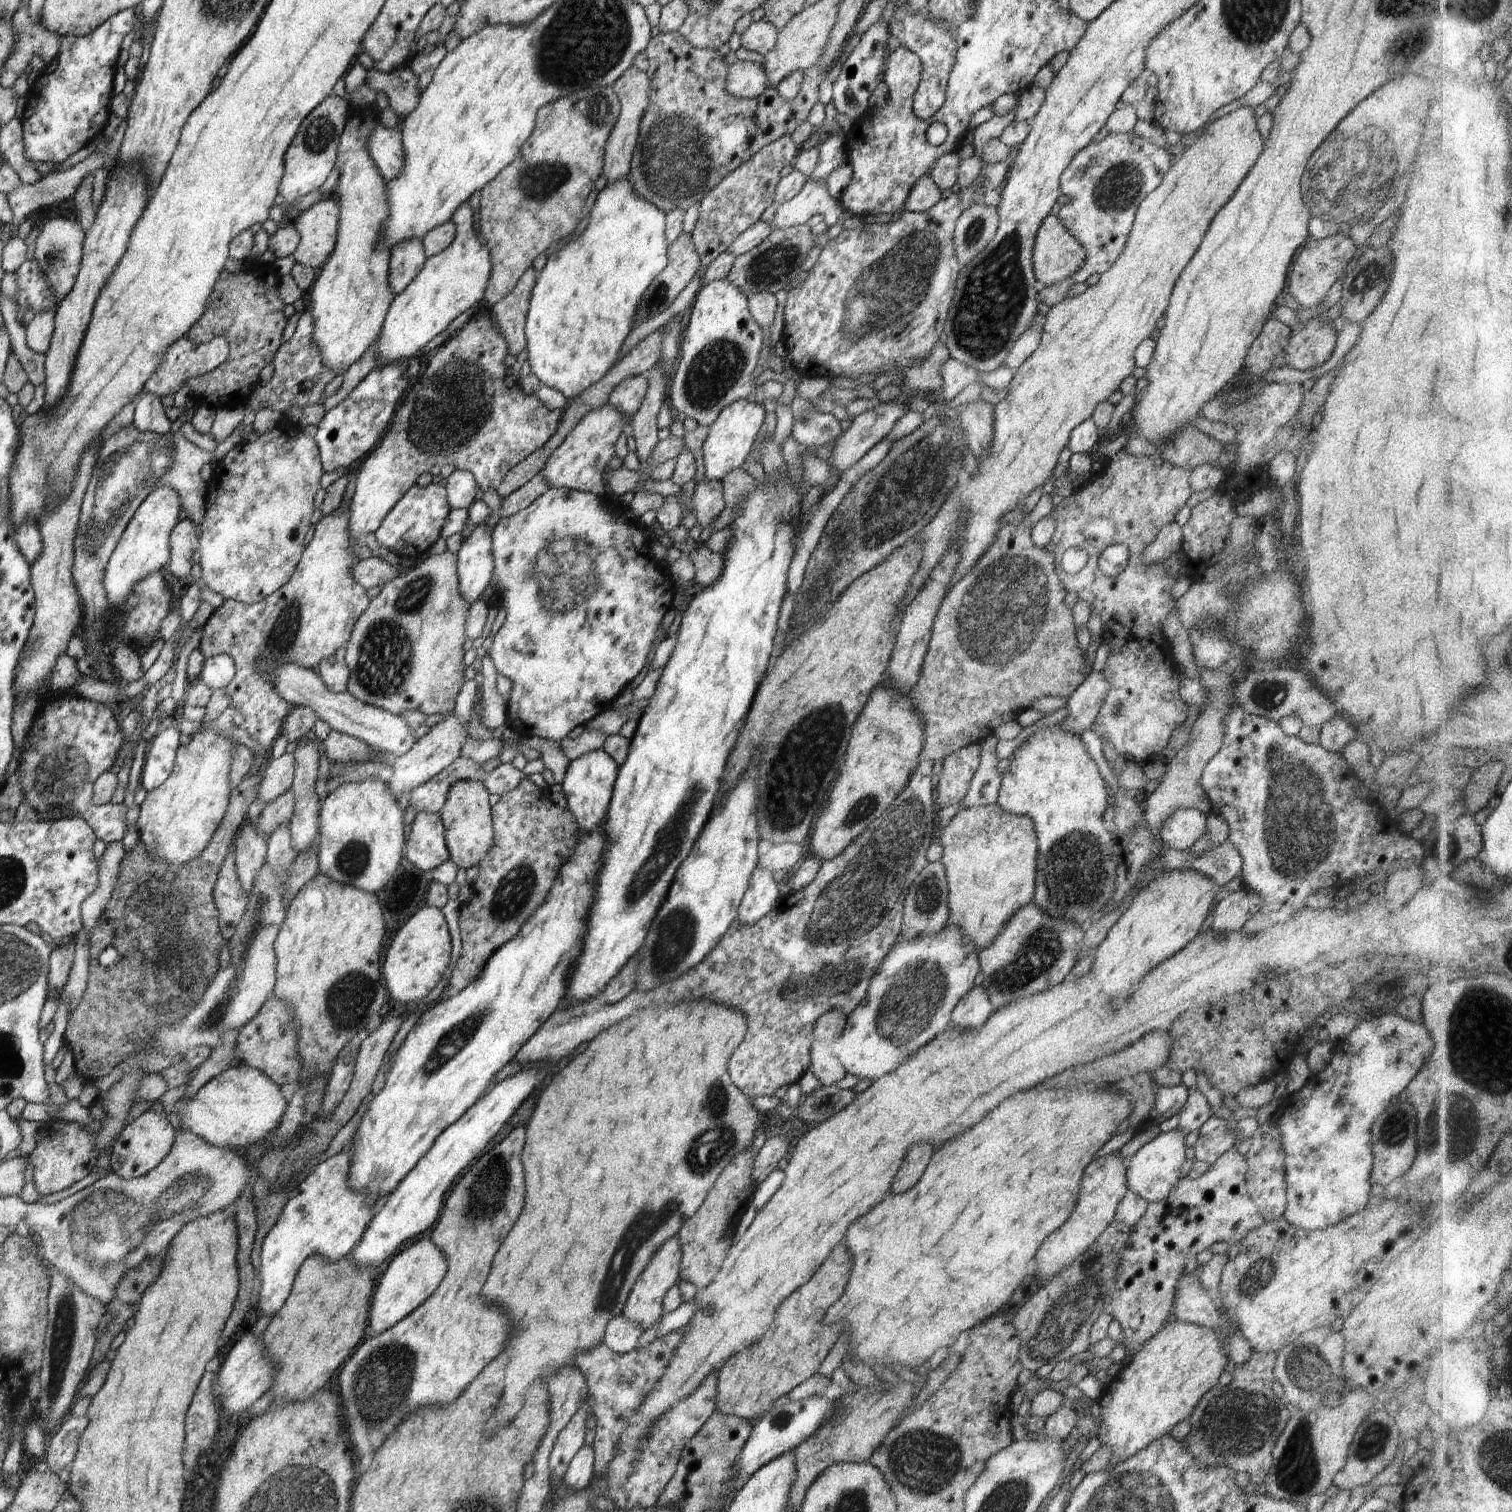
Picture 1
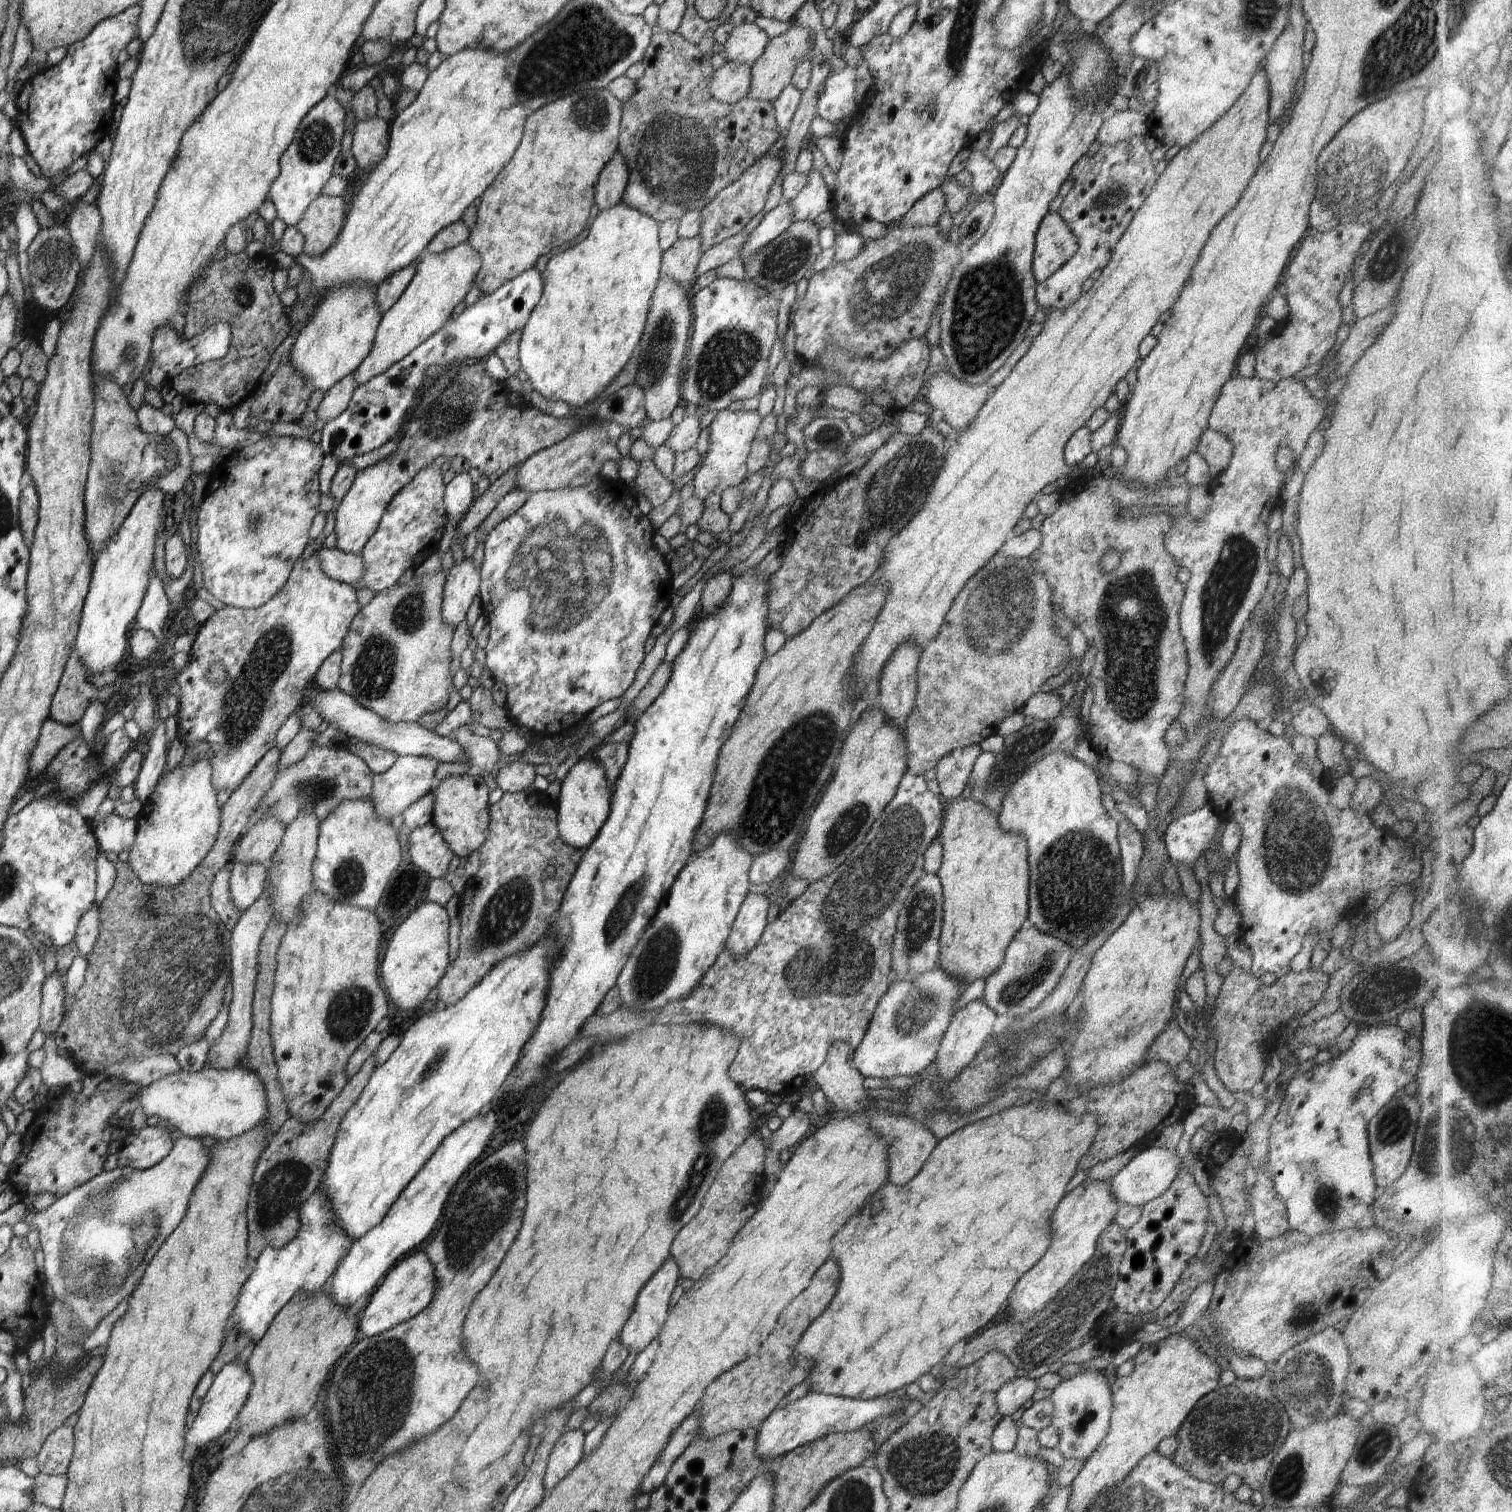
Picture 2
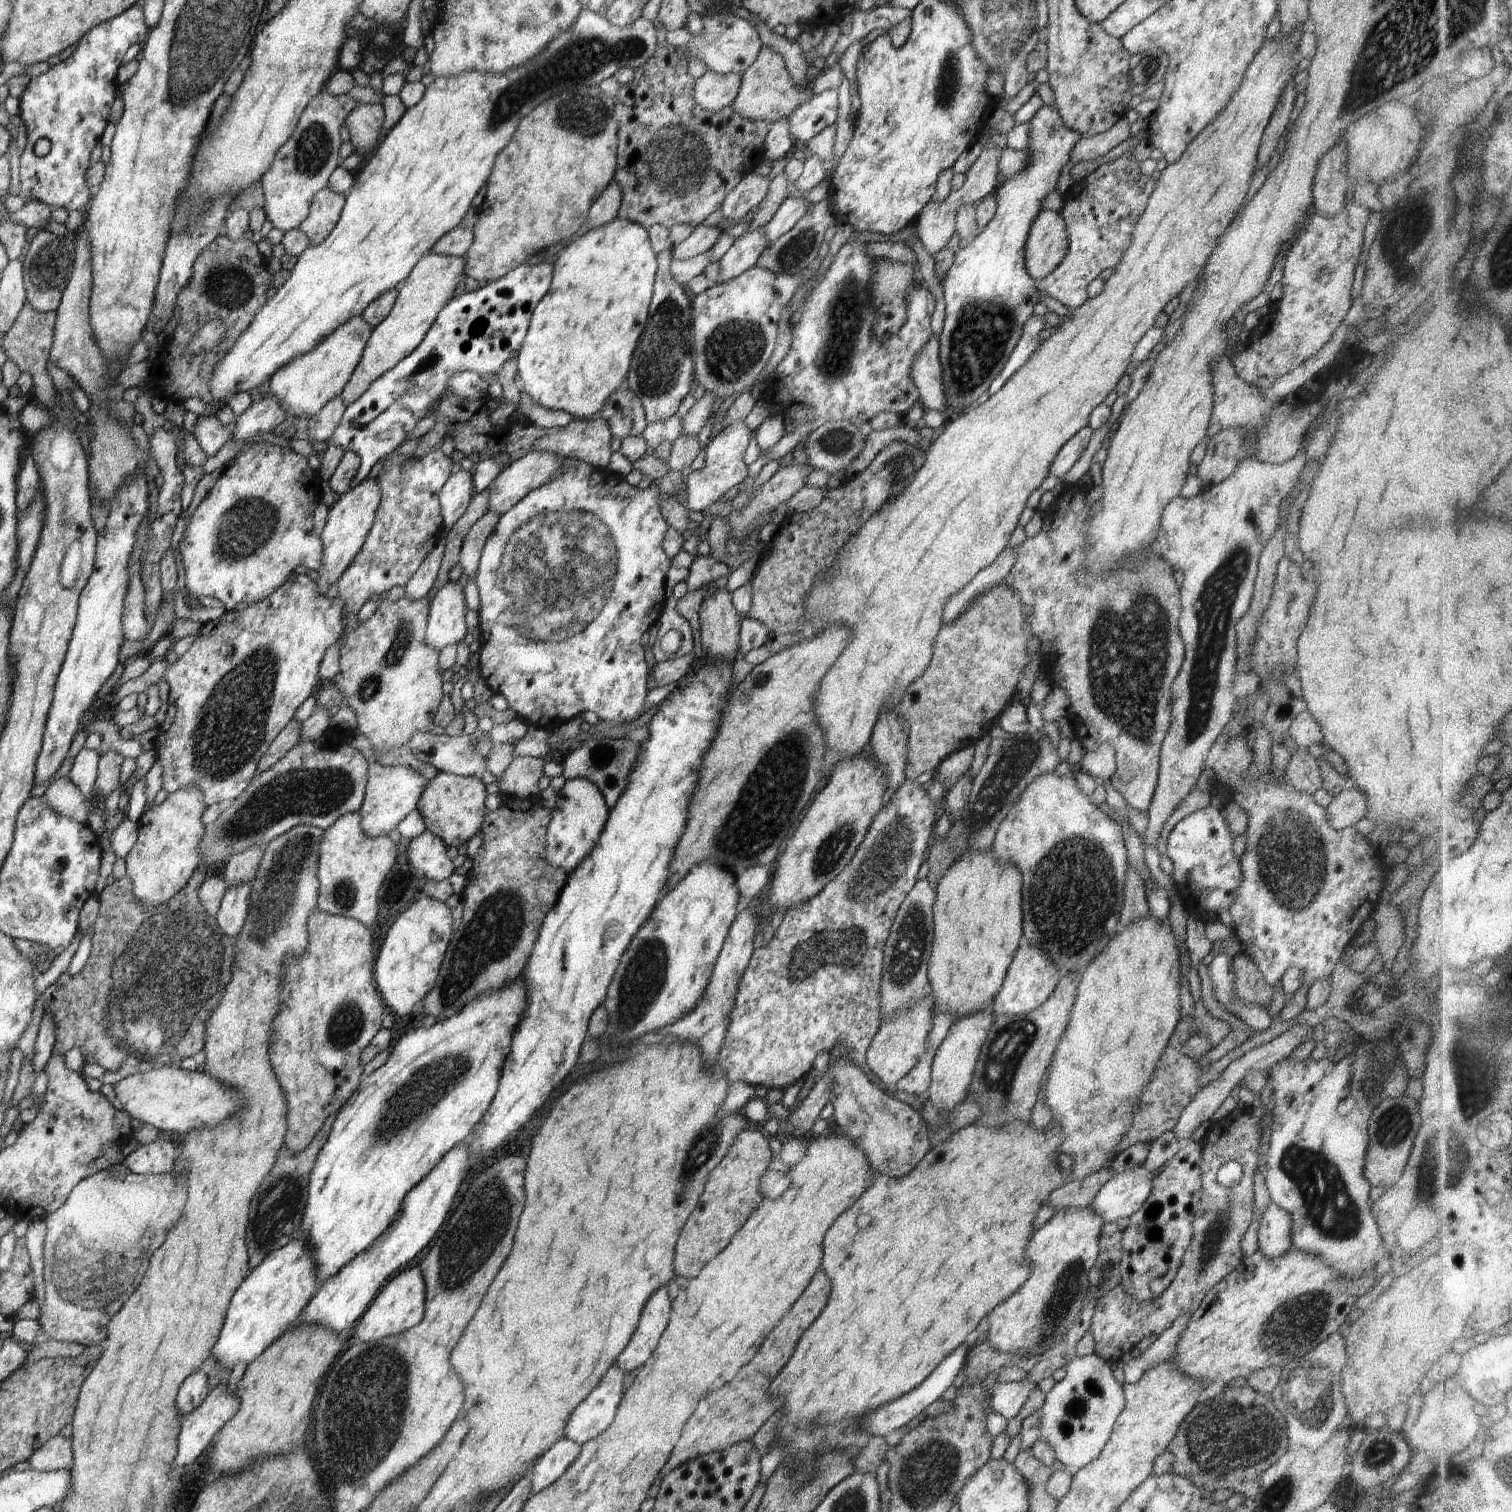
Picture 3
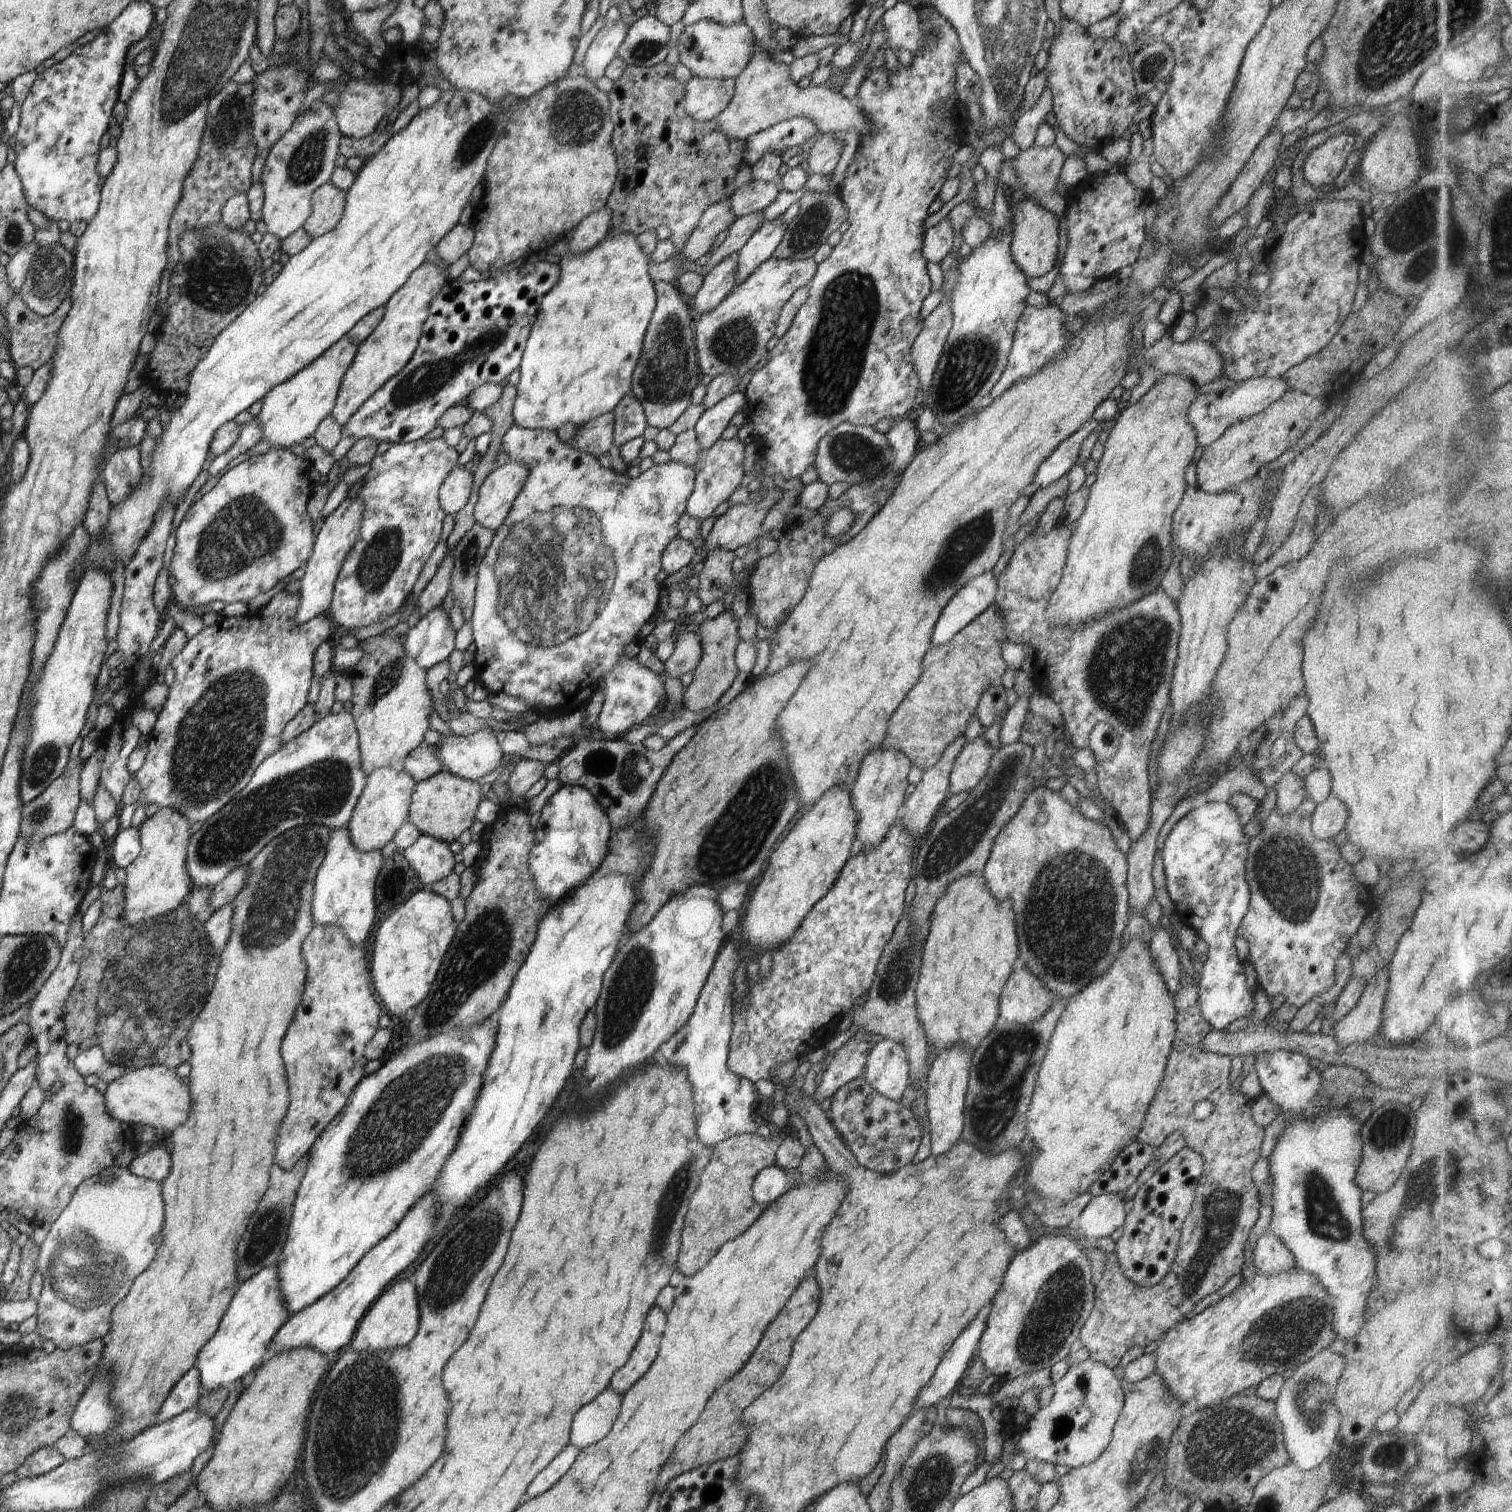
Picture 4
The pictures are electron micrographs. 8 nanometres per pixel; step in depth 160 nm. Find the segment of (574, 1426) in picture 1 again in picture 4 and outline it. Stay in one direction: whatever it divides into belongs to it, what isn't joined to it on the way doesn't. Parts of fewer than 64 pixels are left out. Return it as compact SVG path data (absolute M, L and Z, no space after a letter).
M567 1444L566 1448L530 1482L530 1486L528 1486L528 1498L540 1496L548 1488L552 1488L570 1470L570 1466L574 1464L576 1456L578 1456L578 1448L572 1446L572 1444Z

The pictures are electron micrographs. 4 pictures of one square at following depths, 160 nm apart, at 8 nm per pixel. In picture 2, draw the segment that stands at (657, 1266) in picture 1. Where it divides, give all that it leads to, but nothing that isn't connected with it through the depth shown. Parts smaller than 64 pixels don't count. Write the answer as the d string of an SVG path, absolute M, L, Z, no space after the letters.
M670 1256L663 1262L658 1270L653 1274L652 1280L644 1286L644 1290L640 1291L640 1296L636 1298L632 1316L628 1317L626 1324L622 1327L622 1332L619 1332L621 1344L628 1347L630 1352L642 1352L662 1330L664 1322L666 1322L668 1313L670 1295L677 1285L677 1280L681 1277L676 1261Z

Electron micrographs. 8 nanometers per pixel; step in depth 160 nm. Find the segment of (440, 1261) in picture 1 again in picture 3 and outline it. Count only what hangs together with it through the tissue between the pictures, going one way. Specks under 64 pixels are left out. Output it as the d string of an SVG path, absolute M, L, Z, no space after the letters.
M417 1265L401 1271L378 1291L376 1298L358 1320L358 1325L354 1328L354 1336L362 1342L372 1342L411 1329L423 1319L425 1296L426 1285L420 1267Z

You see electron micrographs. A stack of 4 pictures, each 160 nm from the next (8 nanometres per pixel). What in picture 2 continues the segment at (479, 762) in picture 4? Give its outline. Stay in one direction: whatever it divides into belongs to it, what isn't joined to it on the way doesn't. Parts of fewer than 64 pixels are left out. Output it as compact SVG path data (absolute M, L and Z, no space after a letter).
M308 686L303 690L305 702L312 705L316 712L326 720L328 724L336 726L347 734L349 738L356 738L358 741L374 745L375 747L390 751L396 756L414 755L432 757L440 763L466 763L465 754L461 751L461 746L449 737L441 737L435 731L425 729L416 723L399 722L392 724L384 720L379 714L363 707L356 702L356 699L340 689L331 691L316 690Z

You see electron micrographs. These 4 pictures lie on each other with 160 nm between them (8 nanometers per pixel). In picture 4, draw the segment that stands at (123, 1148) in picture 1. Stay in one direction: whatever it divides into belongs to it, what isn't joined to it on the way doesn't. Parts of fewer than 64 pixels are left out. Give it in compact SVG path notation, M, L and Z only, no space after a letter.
M152 1146L146 1153L134 1157L129 1169L134 1176L155 1180L162 1184L172 1166L171 1154L163 1147Z

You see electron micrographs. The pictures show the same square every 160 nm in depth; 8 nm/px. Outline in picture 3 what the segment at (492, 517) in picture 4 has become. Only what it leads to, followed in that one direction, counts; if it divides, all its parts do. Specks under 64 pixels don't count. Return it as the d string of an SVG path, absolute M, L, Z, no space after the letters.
M528 451L519 459L516 459L509 467L500 471L497 477L490 483L489 510L490 513L500 513L501 516L508 512L515 504L518 504L529 492L536 491L547 482L550 482L559 474L566 457L550 451Z

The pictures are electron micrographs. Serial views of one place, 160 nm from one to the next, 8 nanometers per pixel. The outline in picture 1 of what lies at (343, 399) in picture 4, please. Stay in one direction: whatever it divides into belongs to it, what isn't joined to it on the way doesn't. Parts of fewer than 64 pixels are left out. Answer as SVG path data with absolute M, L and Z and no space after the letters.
M468 201L458 206L450 217L456 234L447 249L427 257L422 270L410 284L394 297L385 316L377 342L377 364L396 364L419 356L419 350L434 336L444 332L462 312L474 304L485 303L484 293L492 274L488 247L480 242L473 228L475 212Z

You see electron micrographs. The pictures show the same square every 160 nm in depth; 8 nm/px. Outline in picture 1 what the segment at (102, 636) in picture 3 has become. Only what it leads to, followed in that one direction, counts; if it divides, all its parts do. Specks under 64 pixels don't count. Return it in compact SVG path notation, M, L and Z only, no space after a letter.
M169 486L155 488L140 504L124 529L105 568L103 585L109 606L122 606L127 601L131 588L135 587L140 579L166 566L171 555L169 536L180 518L180 510L180 497Z

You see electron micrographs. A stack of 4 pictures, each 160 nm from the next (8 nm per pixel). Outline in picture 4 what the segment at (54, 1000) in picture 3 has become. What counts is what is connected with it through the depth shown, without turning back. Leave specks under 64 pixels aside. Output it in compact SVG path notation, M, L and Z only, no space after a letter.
M117 883L112 889L100 887L102 911L91 931L84 934L79 975L63 1006L65 1041L77 1044L80 1052L100 1047L108 1062L130 1069L160 1065L176 1070L181 1064L190 1062L186 1034L210 994L218 970L218 956L212 952L204 923L189 911L187 900L168 914L132 926L125 921L123 913L124 889Z

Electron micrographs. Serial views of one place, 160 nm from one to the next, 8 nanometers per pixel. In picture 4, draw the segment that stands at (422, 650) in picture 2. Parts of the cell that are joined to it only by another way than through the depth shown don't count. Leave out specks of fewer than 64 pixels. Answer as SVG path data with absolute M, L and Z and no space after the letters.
M375 635L360 641L358 647L364 651L364 656L357 662L358 667L348 672L353 686L351 715L359 734L361 767L366 776L380 767L390 767L395 771L404 769L405 758L424 742L424 734L430 728L429 716L438 703L434 702L427 687L426 671L406 652L400 636Z

